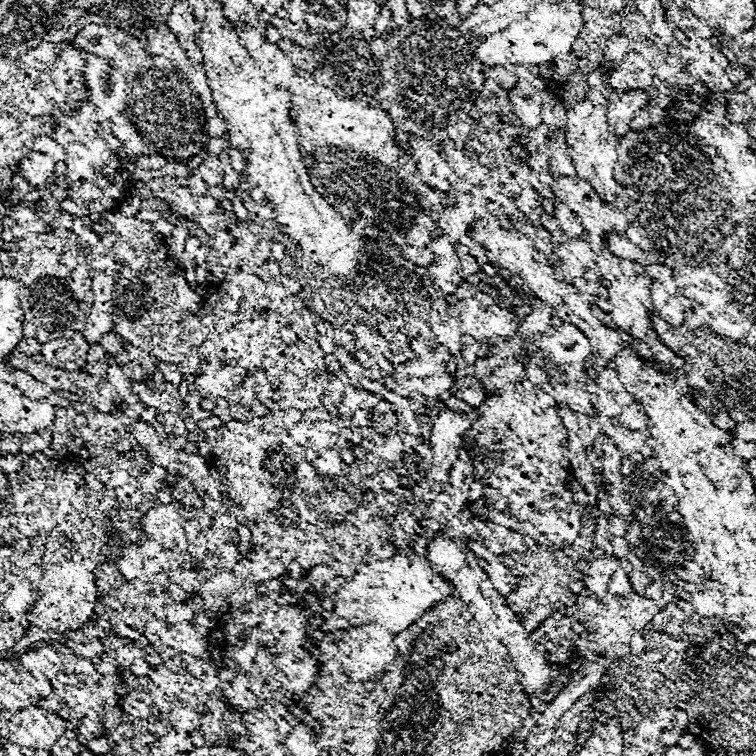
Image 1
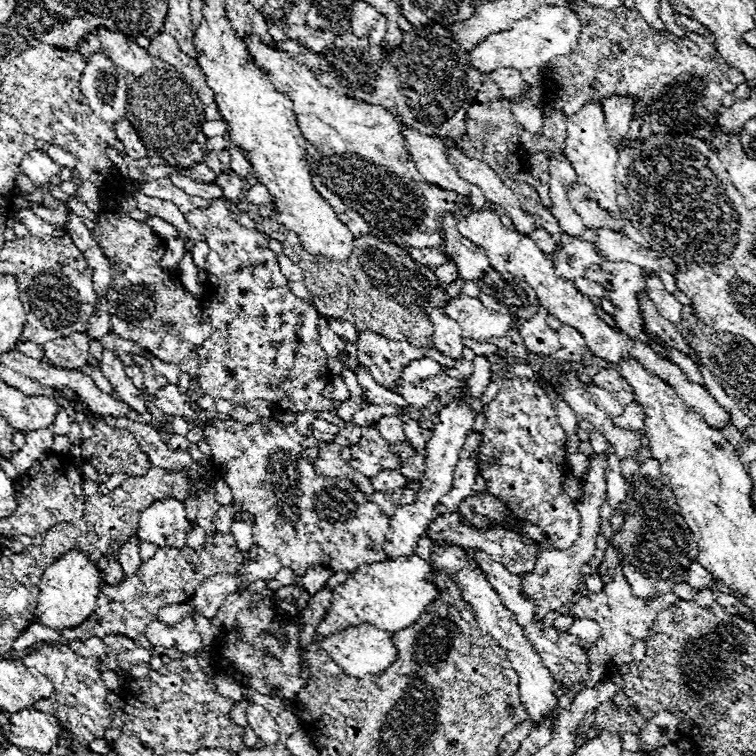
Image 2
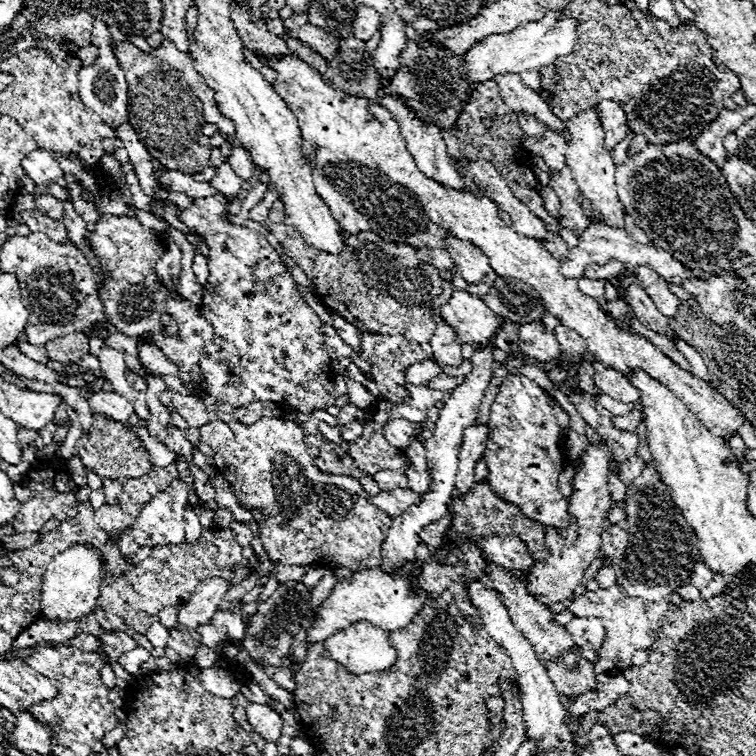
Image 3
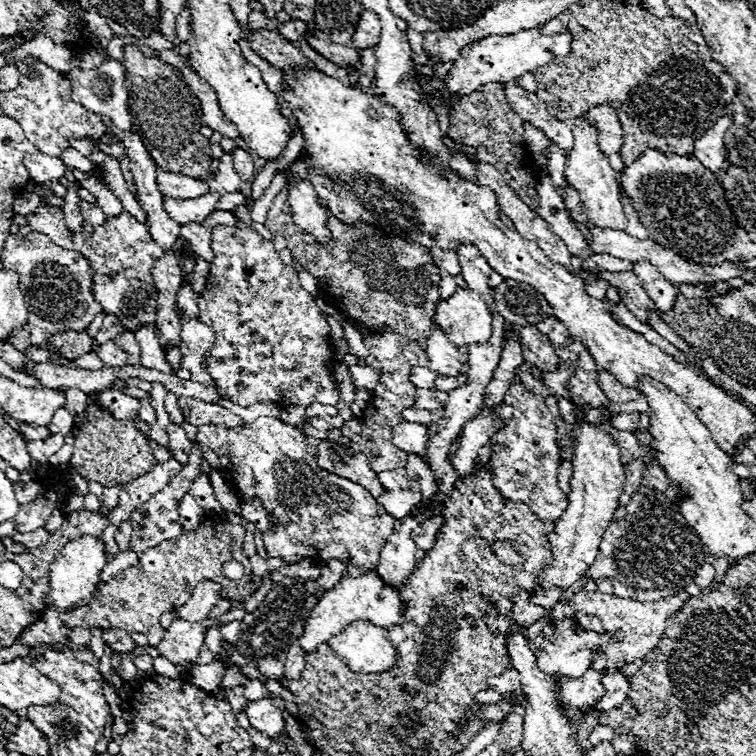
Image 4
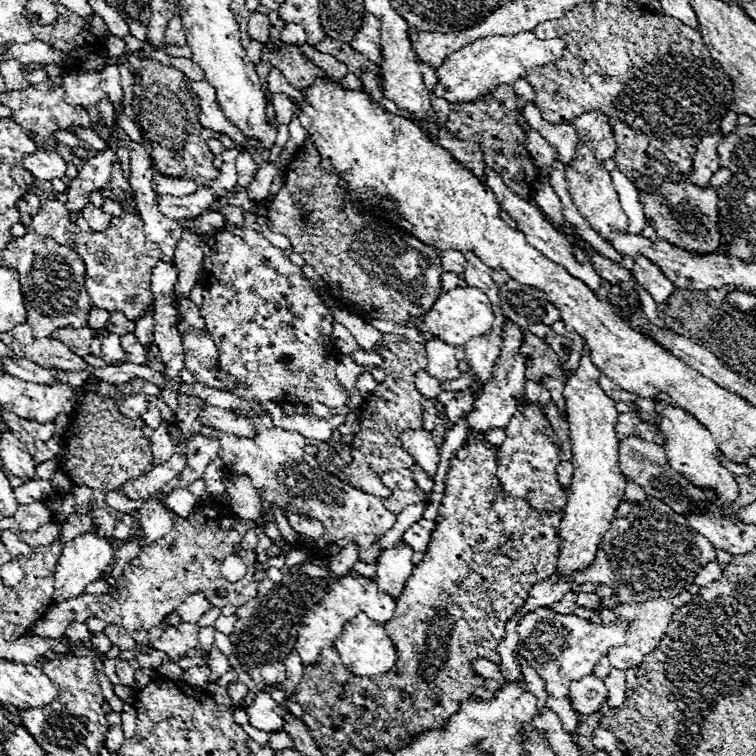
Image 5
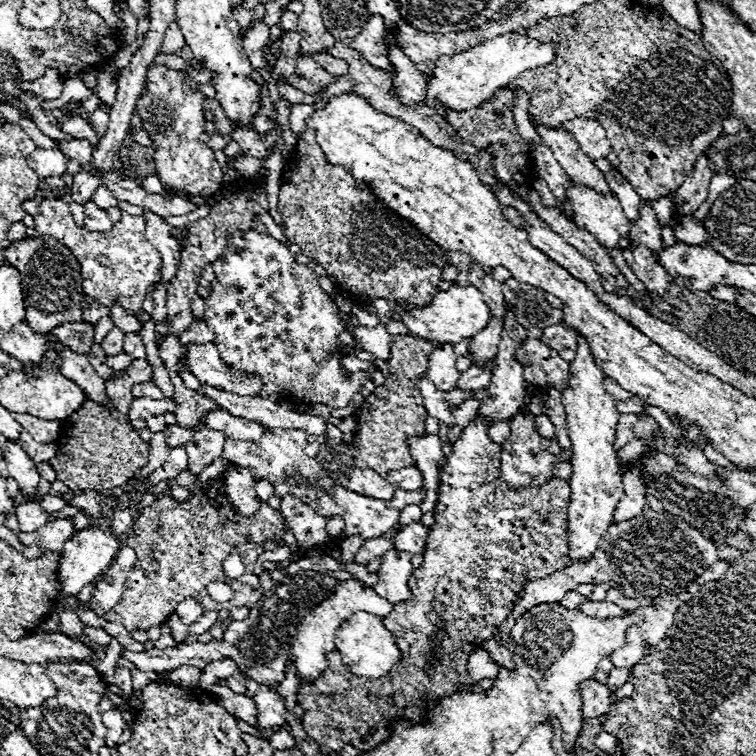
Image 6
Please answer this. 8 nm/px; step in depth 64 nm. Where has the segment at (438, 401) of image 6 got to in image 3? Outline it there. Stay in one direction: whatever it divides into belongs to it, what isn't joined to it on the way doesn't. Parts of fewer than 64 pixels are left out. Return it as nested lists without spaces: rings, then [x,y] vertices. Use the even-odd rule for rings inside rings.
[[[424,360],[418,364],[412,364],[406,370],[406,382],[414,384],[414,386],[426,386],[434,376],[438,376],[442,370],[438,364],[434,364],[434,360]]]

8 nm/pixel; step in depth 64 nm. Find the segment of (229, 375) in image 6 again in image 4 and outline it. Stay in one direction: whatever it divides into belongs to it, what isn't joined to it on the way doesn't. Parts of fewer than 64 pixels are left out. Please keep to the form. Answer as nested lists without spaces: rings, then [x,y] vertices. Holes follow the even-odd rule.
[[[176,310],[176,314],[182,324],[180,342],[176,344],[182,354],[182,368],[190,370],[192,380],[212,386],[214,382],[202,364],[210,354],[210,346],[214,344],[214,330],[198,318],[188,318],[188,316],[180,314],[178,310]]]

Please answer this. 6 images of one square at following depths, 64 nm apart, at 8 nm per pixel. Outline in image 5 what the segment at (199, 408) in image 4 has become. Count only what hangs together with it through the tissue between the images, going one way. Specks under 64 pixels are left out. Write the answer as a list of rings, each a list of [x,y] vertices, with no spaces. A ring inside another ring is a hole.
[[[206,406],[200,410],[198,422],[202,426],[210,426],[210,428],[218,428],[222,432],[228,434],[236,434],[236,436],[254,436],[254,426],[250,424],[250,420],[246,420],[244,416],[236,416],[230,410],[222,410],[216,406]]]

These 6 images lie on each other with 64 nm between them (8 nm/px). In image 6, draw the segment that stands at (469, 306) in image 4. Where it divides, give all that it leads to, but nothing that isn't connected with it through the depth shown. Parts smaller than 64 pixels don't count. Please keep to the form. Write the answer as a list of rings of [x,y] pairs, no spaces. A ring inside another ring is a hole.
[[[450,286],[446,292],[438,292],[432,304],[422,310],[410,310],[400,318],[418,338],[436,340],[440,344],[458,344],[464,338],[472,338],[484,330],[490,322],[490,308],[484,302],[482,292],[474,286]]]

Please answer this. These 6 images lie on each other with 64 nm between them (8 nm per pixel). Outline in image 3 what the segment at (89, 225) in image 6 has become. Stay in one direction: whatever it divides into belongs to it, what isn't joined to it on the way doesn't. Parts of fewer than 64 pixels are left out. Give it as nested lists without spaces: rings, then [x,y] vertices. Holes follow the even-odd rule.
[[[74,198],[74,208],[78,210],[78,214],[80,214],[80,216],[82,216],[86,222],[96,224],[96,222],[100,220],[100,212],[98,212],[98,208],[96,208],[94,204],[84,202],[82,198]]]

